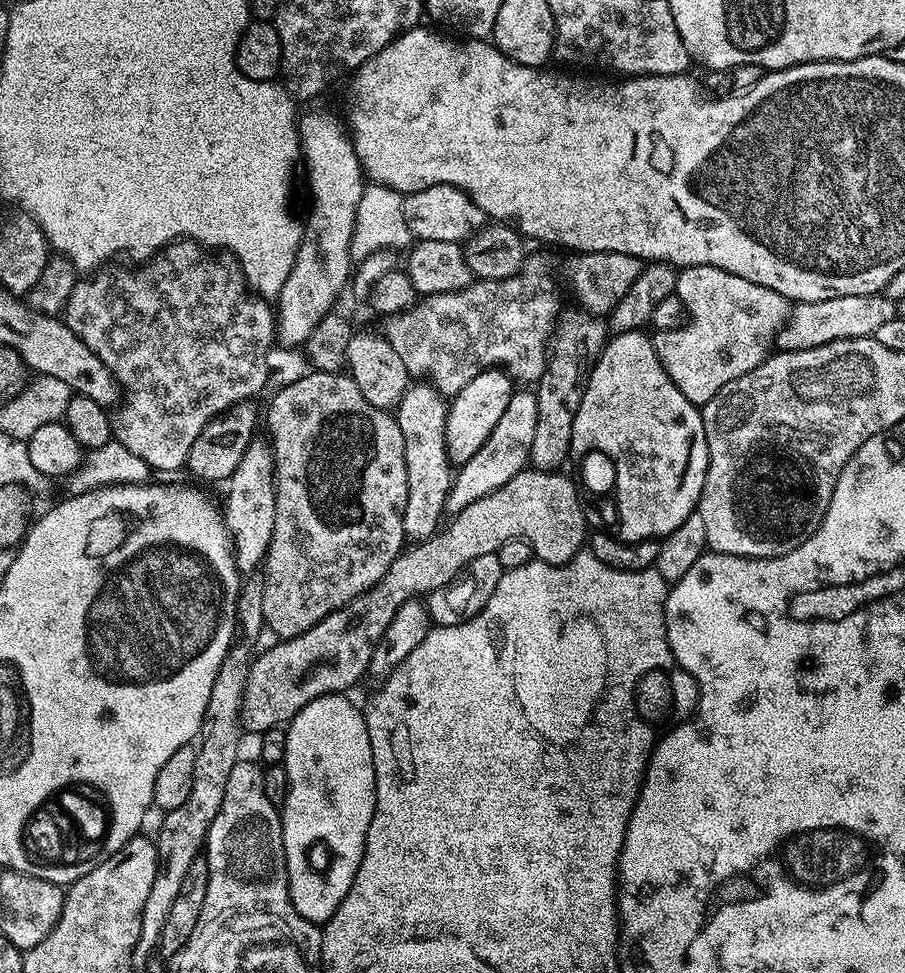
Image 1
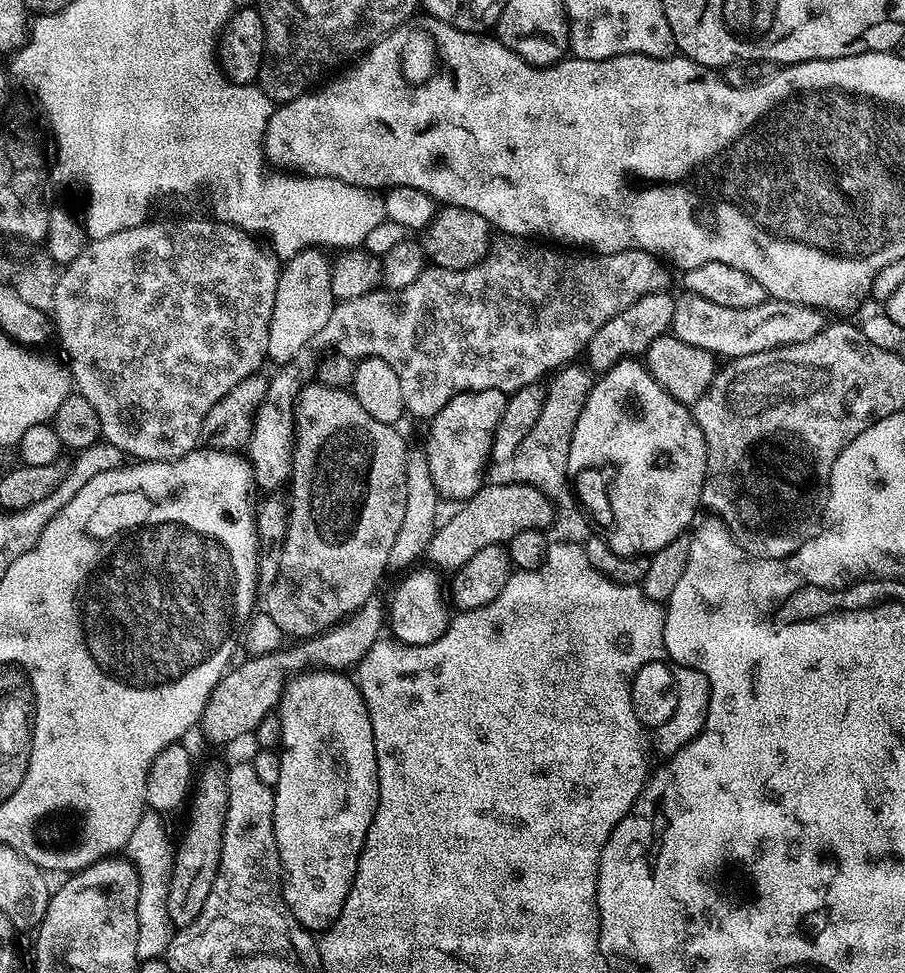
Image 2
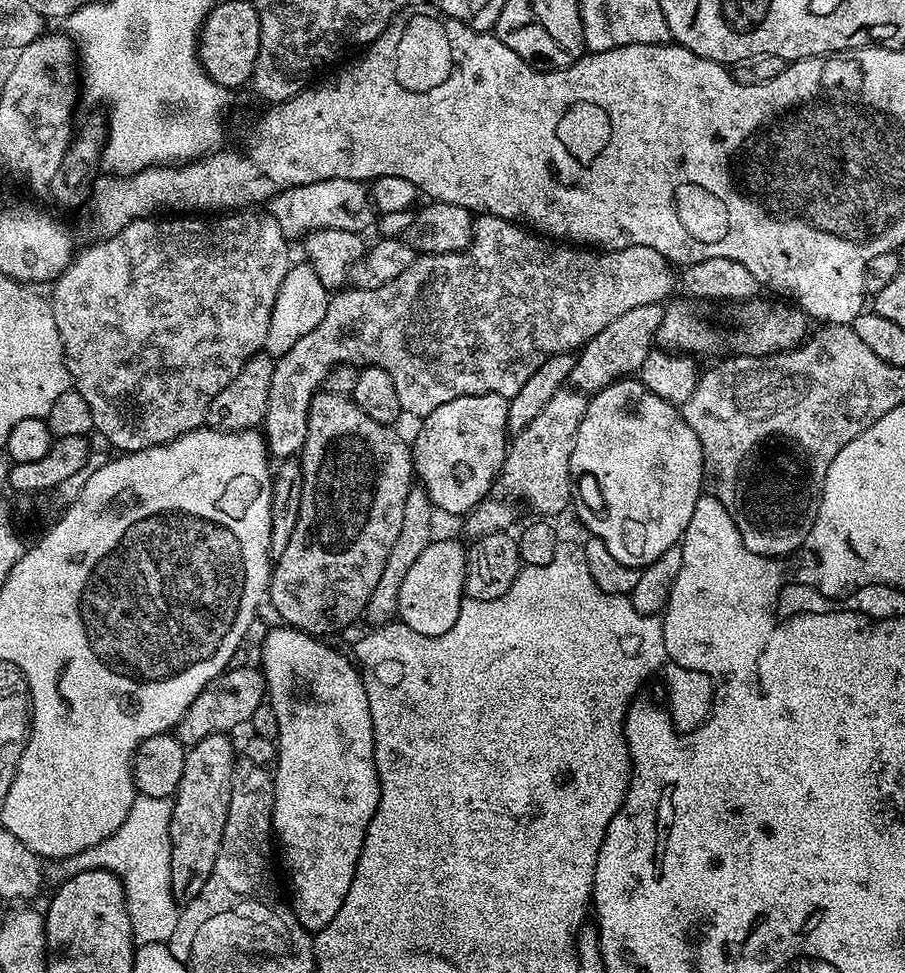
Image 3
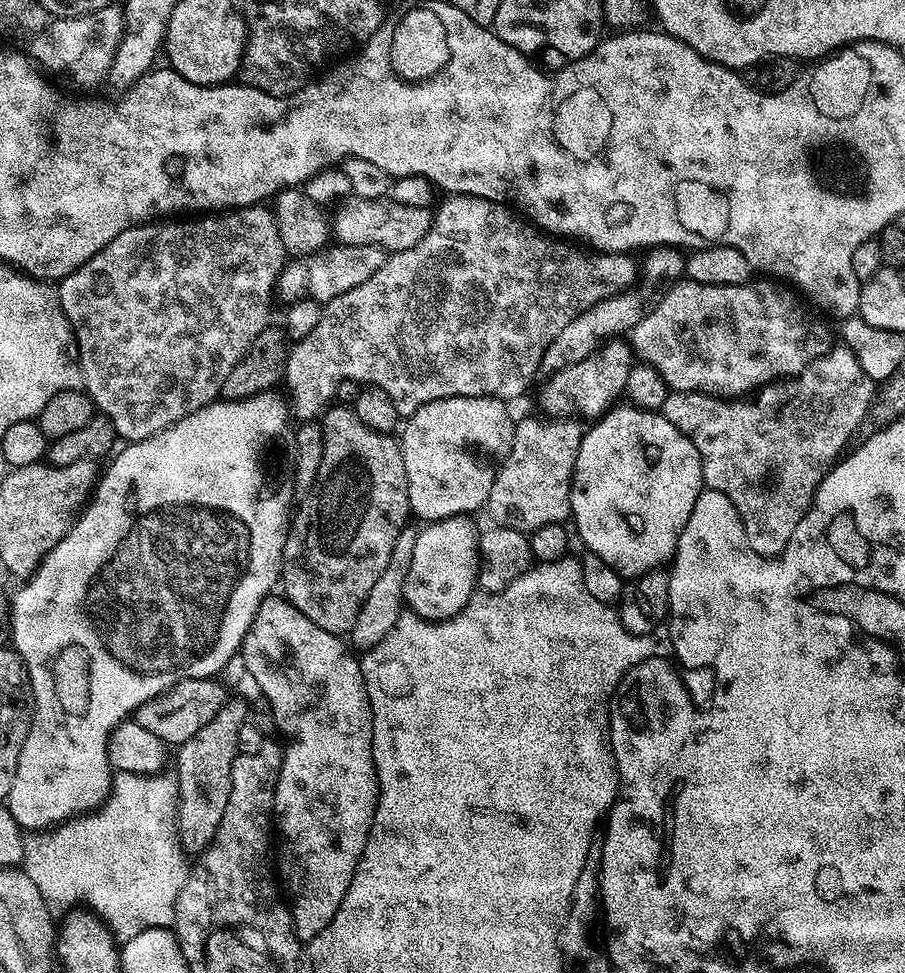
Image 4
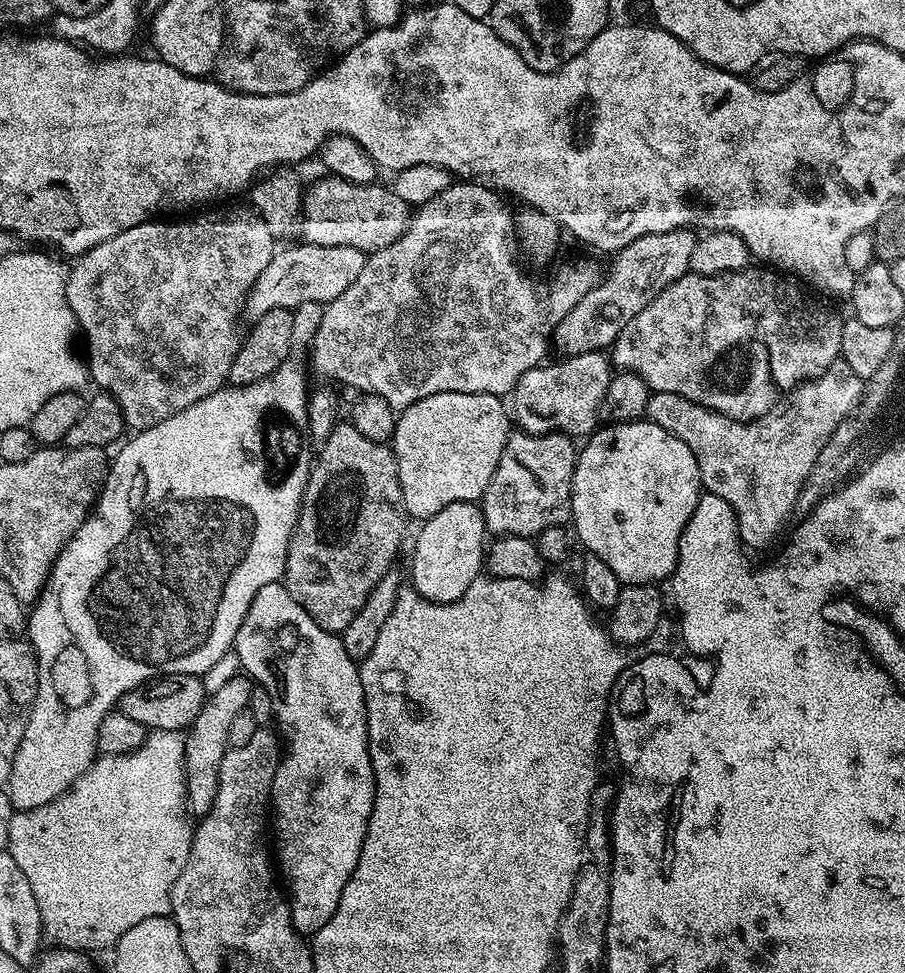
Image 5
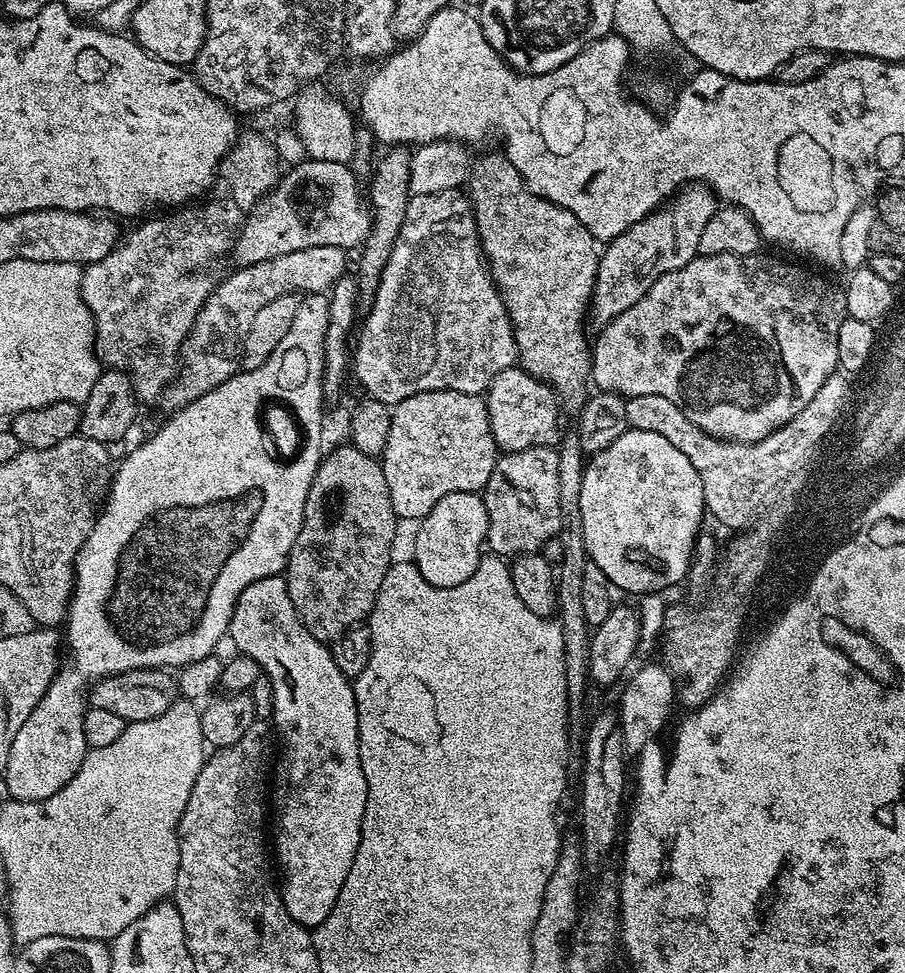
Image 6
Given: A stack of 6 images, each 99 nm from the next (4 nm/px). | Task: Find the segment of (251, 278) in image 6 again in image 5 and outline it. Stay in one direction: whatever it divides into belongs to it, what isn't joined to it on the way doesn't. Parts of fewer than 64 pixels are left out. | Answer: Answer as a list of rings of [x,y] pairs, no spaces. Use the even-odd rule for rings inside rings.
[[[303,242],[284,246],[281,250],[273,251],[270,266],[262,270],[258,282],[248,291],[248,298],[244,301],[243,315],[249,316],[249,321],[255,322],[275,308],[294,310],[302,306],[302,302],[315,304],[329,304],[358,274],[362,274],[366,254],[354,246],[318,246]]]

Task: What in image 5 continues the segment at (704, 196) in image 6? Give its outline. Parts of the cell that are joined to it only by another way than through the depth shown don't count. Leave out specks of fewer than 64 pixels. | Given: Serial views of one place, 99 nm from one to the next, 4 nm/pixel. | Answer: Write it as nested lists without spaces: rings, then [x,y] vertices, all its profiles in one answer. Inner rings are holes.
[[[675,228],[662,234],[646,234],[642,238],[634,238],[634,242],[621,248],[611,257],[612,265],[606,268],[600,284],[594,286],[594,290],[590,290],[590,294],[586,294],[586,298],[582,298],[582,302],[578,302],[578,306],[574,306],[574,310],[570,310],[570,314],[566,314],[566,318],[562,318],[560,325],[552,332],[550,340],[555,351],[557,348],[558,351],[564,352],[560,354],[570,357],[611,349],[618,334],[622,334],[622,330],[626,330],[626,322],[630,322],[630,318],[635,318],[640,311],[646,310],[646,306],[650,306],[650,302],[654,302],[654,298],[658,298],[658,294],[662,294],[662,290],[666,290],[666,286],[678,282],[678,278],[688,275],[690,254],[694,254],[697,239],[697,233],[693,229]]]

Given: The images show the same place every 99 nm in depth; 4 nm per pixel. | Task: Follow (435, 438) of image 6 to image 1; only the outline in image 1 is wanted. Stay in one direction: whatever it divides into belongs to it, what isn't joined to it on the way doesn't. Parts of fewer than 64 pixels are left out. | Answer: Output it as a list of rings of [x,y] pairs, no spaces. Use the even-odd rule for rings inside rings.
[[[490,368],[487,372],[478,374],[478,378],[466,382],[460,393],[451,397],[444,438],[448,459],[453,465],[459,466],[470,462],[470,458],[474,458],[474,454],[482,450],[482,442],[486,442],[486,438],[494,434],[494,426],[498,426],[498,418],[502,418],[513,391],[512,377],[499,368]]]

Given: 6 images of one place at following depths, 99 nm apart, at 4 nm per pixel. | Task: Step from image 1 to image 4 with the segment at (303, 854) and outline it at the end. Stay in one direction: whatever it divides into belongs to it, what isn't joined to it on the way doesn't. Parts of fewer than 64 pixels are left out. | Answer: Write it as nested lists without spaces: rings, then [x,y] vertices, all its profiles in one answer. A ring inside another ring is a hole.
[[[269,594],[258,606],[242,645],[244,668],[260,687],[259,695],[269,700],[279,735],[288,739],[288,744],[283,745],[284,757],[272,810],[279,835],[281,832],[288,839],[278,848],[278,876],[292,895],[292,924],[301,942],[322,934],[322,930],[330,926],[330,918],[338,914],[338,906],[342,898],[346,898],[346,890],[350,890],[352,875],[362,858],[380,797],[372,757],[370,698],[366,694],[360,660],[352,657],[348,653],[349,645],[340,640],[343,639],[337,633],[314,626],[314,622],[283,595]]]

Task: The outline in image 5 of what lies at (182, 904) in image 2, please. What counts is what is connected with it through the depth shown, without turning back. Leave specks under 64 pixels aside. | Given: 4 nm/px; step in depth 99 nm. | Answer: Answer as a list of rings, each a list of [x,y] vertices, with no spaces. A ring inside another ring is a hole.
[[[247,675],[232,676],[224,680],[216,689],[211,689],[205,699],[198,718],[194,718],[192,727],[187,729],[184,741],[184,781],[188,795],[188,811],[193,817],[205,816],[212,808],[214,798],[218,794],[218,774],[222,766],[222,758],[229,750],[228,738],[230,725],[238,714],[246,711],[254,687],[253,681]]]

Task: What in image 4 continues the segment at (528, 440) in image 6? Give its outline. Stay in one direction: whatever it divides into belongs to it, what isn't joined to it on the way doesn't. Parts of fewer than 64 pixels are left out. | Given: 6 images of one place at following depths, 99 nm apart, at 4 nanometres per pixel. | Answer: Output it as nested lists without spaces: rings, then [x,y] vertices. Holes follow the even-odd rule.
[[[617,338],[603,344],[590,358],[566,366],[558,374],[549,377],[545,382],[540,400],[544,403],[543,411],[554,418],[599,418],[617,403],[619,396],[625,395],[630,370],[634,363],[634,353],[627,339]]]

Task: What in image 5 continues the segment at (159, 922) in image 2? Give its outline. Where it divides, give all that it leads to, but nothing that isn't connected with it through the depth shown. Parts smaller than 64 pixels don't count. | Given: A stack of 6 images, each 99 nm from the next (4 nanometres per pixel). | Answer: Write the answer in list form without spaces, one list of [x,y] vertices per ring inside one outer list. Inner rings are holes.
[[[149,731],[145,735],[144,745],[138,750],[121,756],[97,755],[90,767],[57,800],[50,801],[46,806],[17,811],[13,815],[6,850],[12,855],[14,862],[18,862],[22,874],[26,874],[26,882],[30,882],[30,890],[34,890],[34,898],[38,900],[38,910],[42,914],[45,941],[53,940],[51,943],[58,948],[111,949],[122,938],[122,934],[130,930],[130,926],[138,926],[138,922],[146,918],[168,916],[171,913],[174,882],[178,882],[178,878],[184,875],[184,867],[188,861],[194,835],[193,825],[191,823],[188,825],[190,813],[184,781],[184,741],[185,737],[179,732]]]

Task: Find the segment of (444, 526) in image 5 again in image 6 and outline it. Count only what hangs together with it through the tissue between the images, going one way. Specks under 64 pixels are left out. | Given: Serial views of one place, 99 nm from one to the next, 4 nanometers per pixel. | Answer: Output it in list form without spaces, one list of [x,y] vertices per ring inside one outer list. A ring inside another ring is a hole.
[[[455,492],[446,494],[430,514],[419,521],[416,532],[416,557],[414,563],[421,570],[428,568],[465,568],[478,566],[488,538],[488,515],[480,492]]]

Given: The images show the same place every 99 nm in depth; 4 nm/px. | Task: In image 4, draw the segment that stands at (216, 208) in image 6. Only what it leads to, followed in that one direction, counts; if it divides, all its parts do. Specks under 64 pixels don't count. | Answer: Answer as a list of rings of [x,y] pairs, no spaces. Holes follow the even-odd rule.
[[[253,206],[251,208],[234,208],[225,210],[219,214],[200,214],[195,218],[164,218],[159,222],[149,222],[147,224],[139,224],[136,228],[126,230],[122,234],[118,234],[118,238],[114,238],[114,242],[110,242],[102,250],[98,250],[98,254],[94,254],[94,258],[90,258],[82,266],[78,266],[78,270],[74,270],[74,274],[70,274],[65,280],[59,281],[58,295],[60,297],[60,305],[68,319],[68,325],[72,328],[74,337],[74,356],[80,366],[80,379],[82,381],[83,391],[87,392],[91,398],[95,411],[99,413],[103,419],[112,425],[117,437],[124,442],[135,442],[145,440],[154,434],[158,434],[162,430],[166,430],[170,426],[174,426],[182,418],[186,418],[190,414],[194,414],[198,410],[202,410],[207,404],[213,403],[220,396],[222,390],[222,382],[226,382],[226,378],[230,378],[230,370],[234,370],[234,366],[238,366],[238,362],[246,354],[246,350],[250,346],[250,342],[254,342],[254,338],[258,338],[258,334],[262,334],[262,330],[269,327],[270,320],[268,315],[272,312],[272,292],[277,291],[278,281],[280,279],[280,271],[286,263],[286,253],[282,246],[282,238],[278,234],[278,226],[276,225],[276,217],[273,209],[268,206]]]

